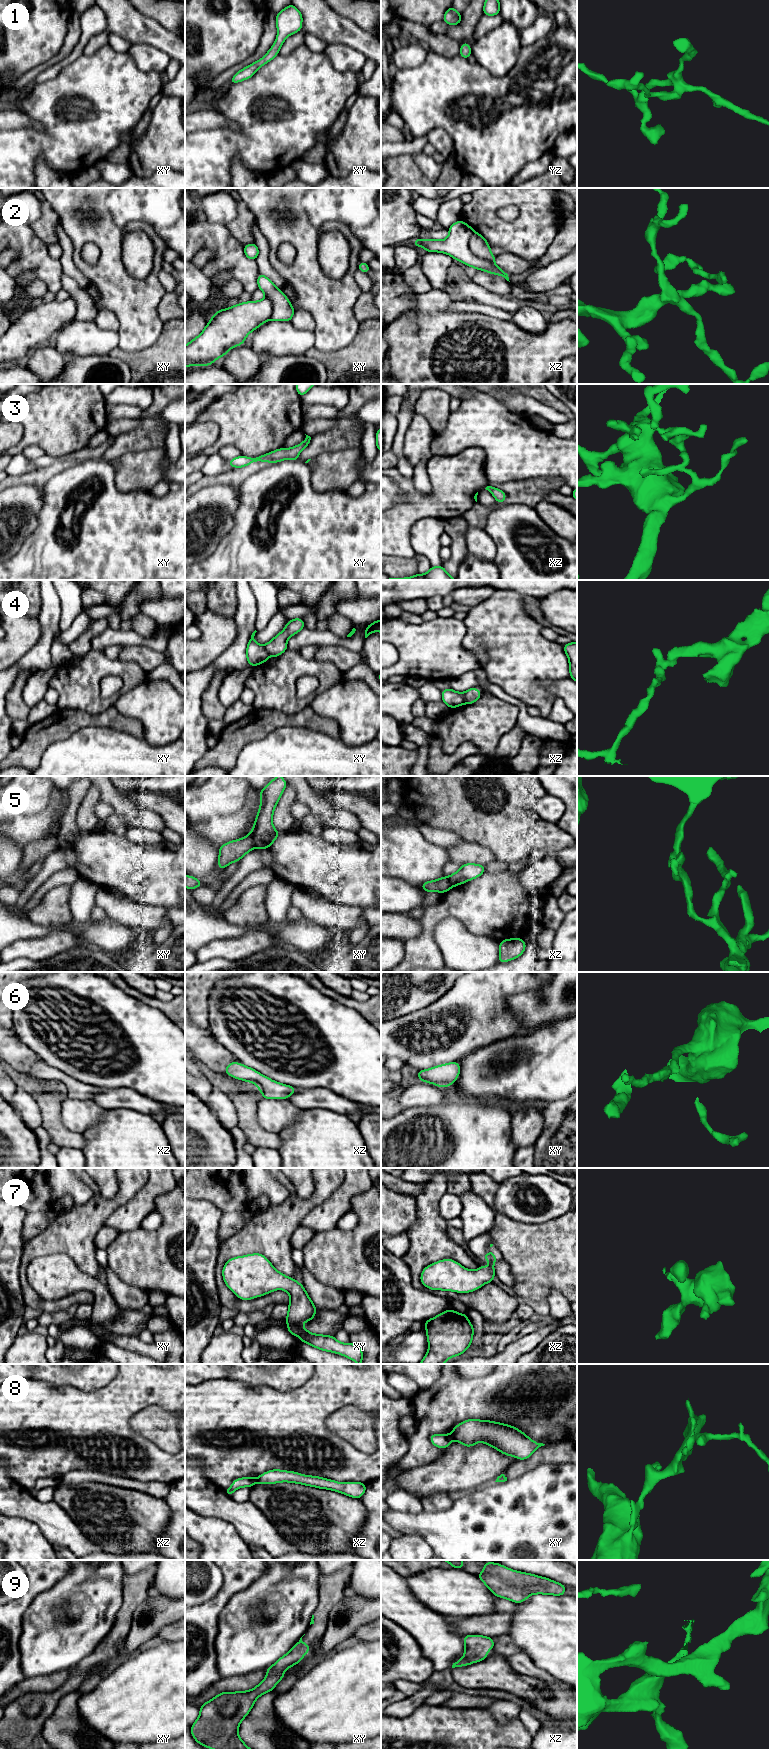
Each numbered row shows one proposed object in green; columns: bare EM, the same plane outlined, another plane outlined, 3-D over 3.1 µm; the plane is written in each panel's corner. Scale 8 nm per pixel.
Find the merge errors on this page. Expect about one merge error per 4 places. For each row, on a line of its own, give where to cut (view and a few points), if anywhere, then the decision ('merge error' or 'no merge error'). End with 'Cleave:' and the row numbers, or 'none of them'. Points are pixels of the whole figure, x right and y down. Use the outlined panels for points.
1: cut none; no merge error
2: cut xz (473, 232), (468, 241), (469, 249), (473, 253), (493, 262); merge error
3: cut none; no merge error
4: cut xz (462, 693), (465, 702); merge error
5: cut xy (251, 832), (255, 846); merge error
6: cut none; no merge error
7: cut none; no merge error
8: cut xz (256, 1479), (254, 1482); merge error
9: cut none; no merge error
Cleave: 2, 4, 5, 8

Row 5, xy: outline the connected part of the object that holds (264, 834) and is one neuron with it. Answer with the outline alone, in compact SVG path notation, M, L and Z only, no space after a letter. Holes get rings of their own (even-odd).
M277 776L264 789L259 791L261 803L251 831L257 848L268 849L278 838L280 832L274 828L272 816L274 808L287 785L287 782L281 776Z

